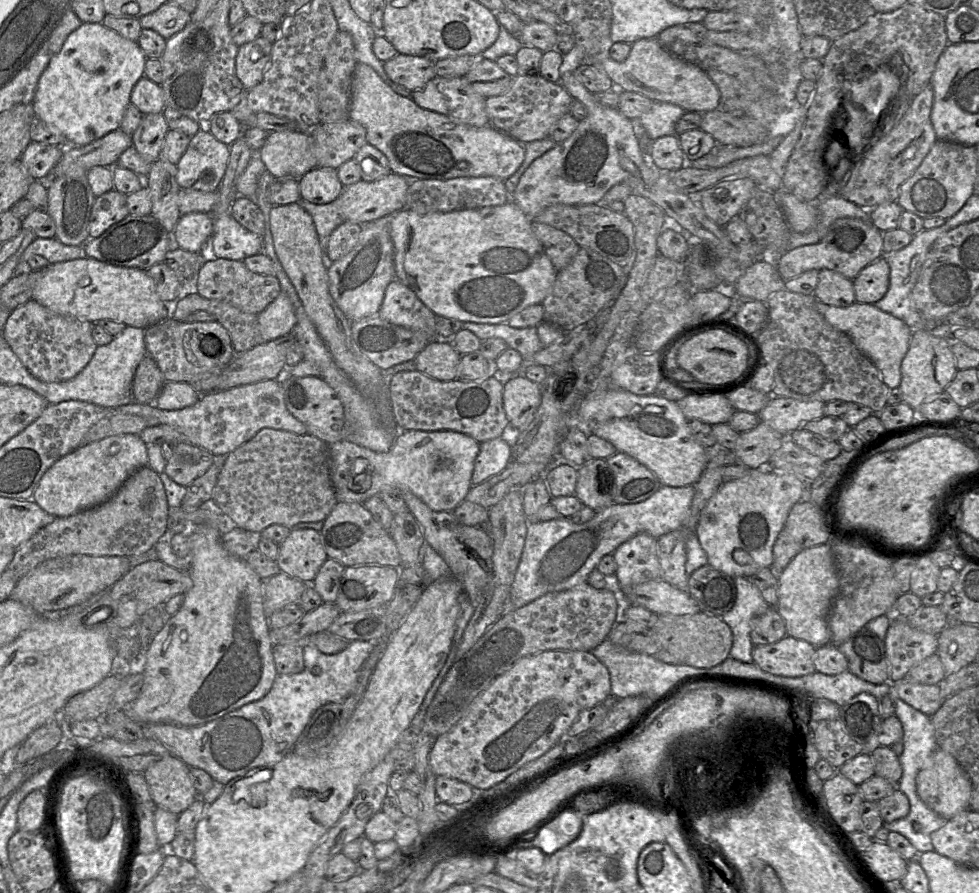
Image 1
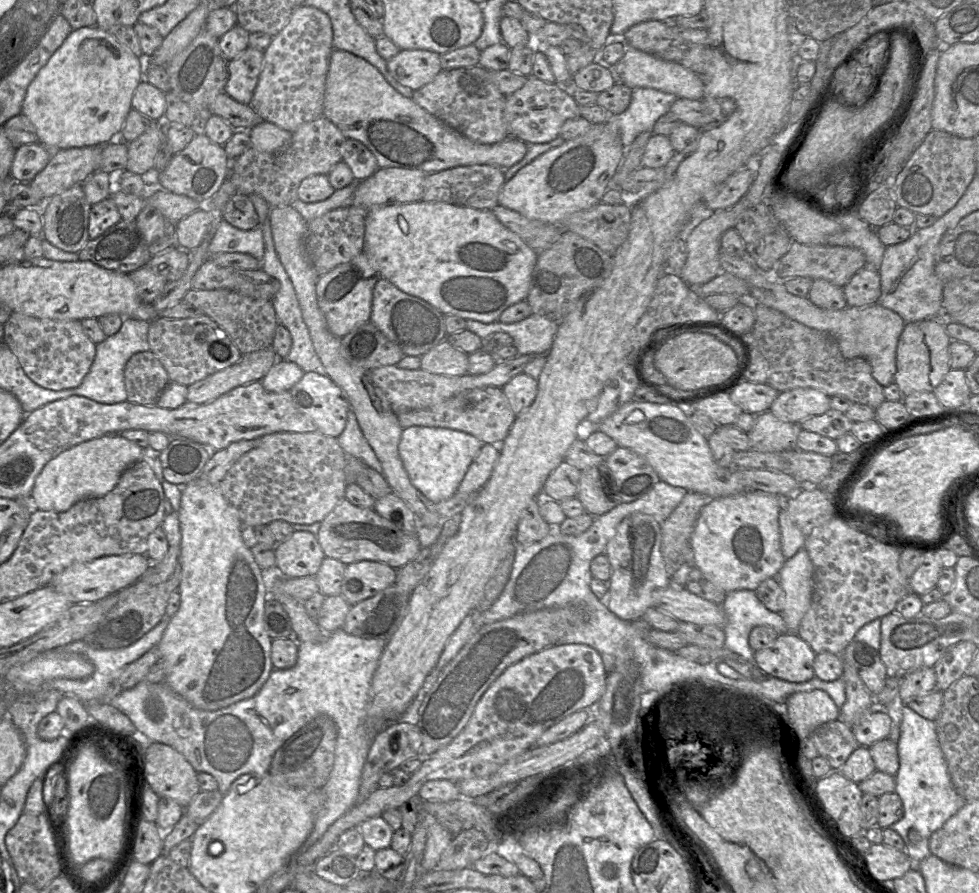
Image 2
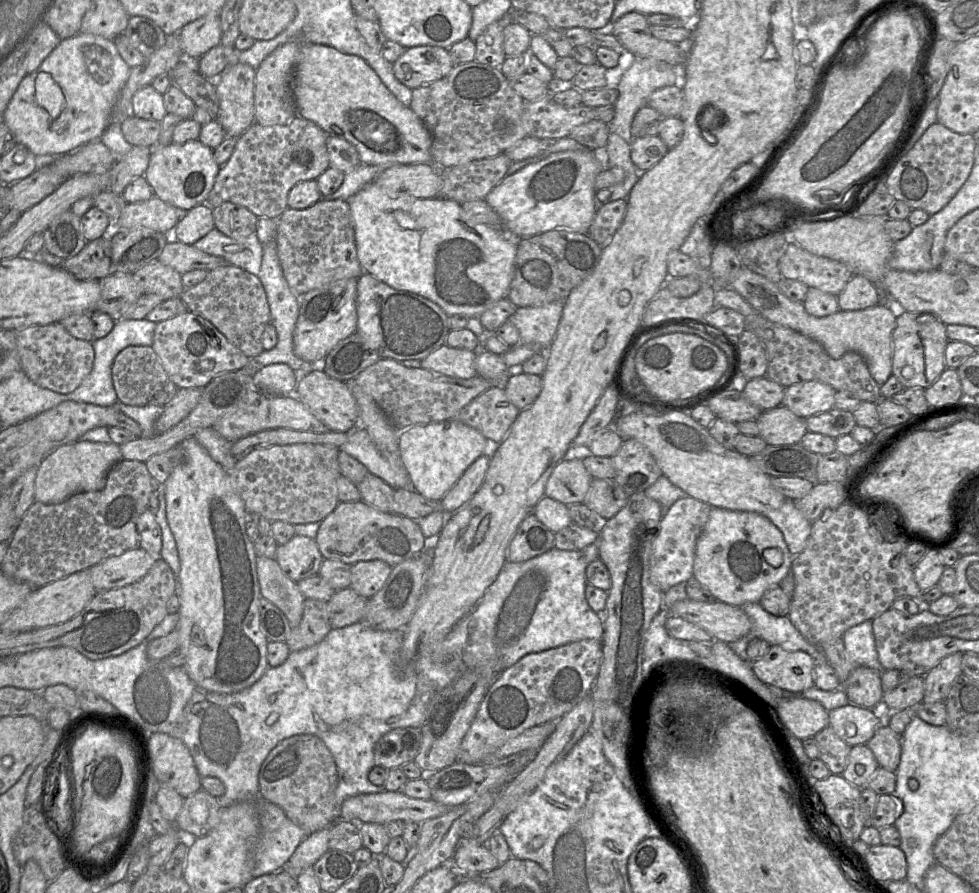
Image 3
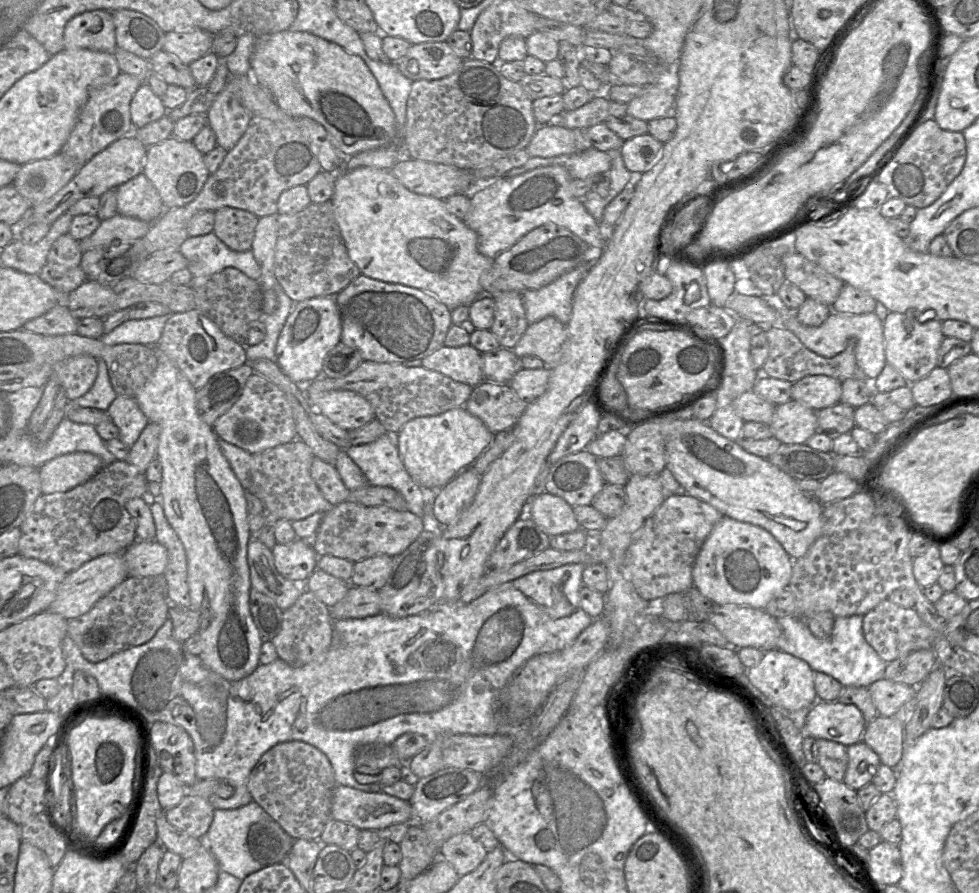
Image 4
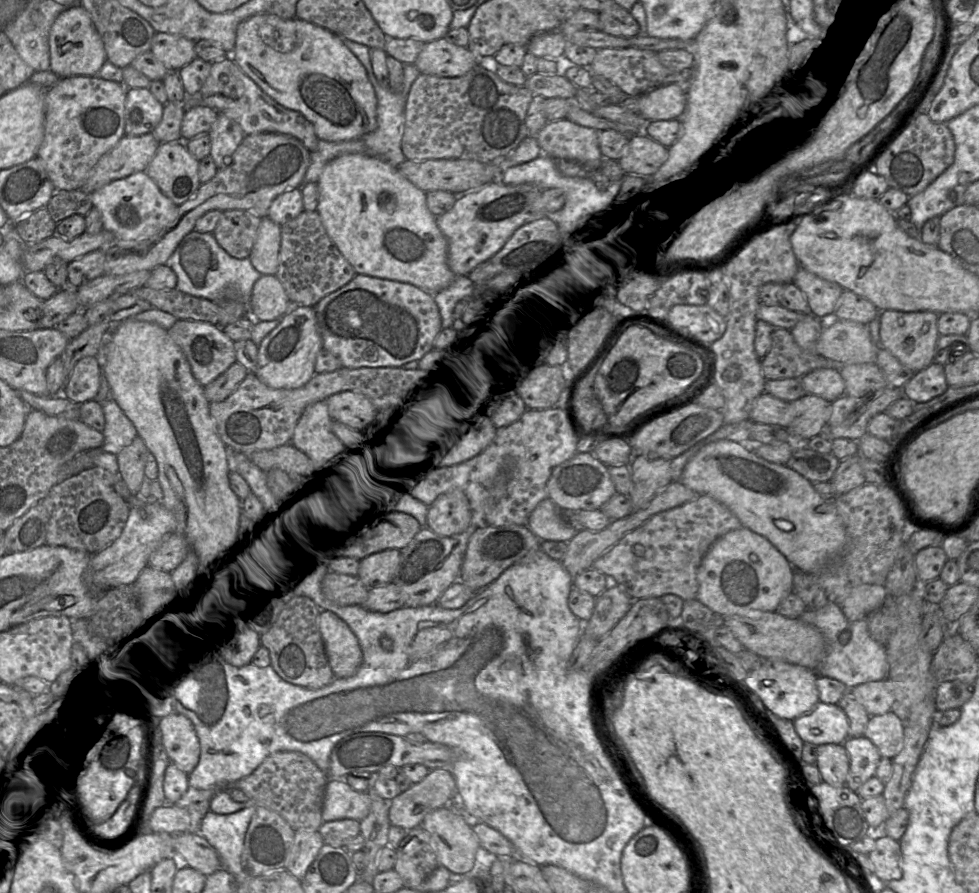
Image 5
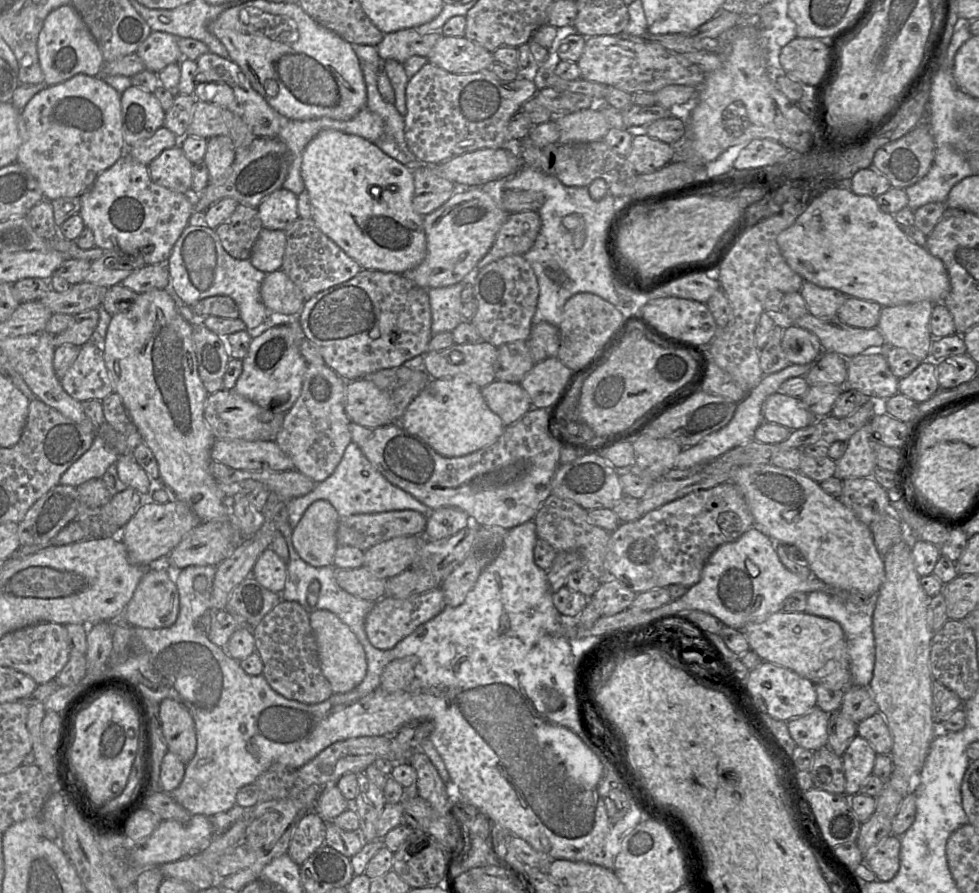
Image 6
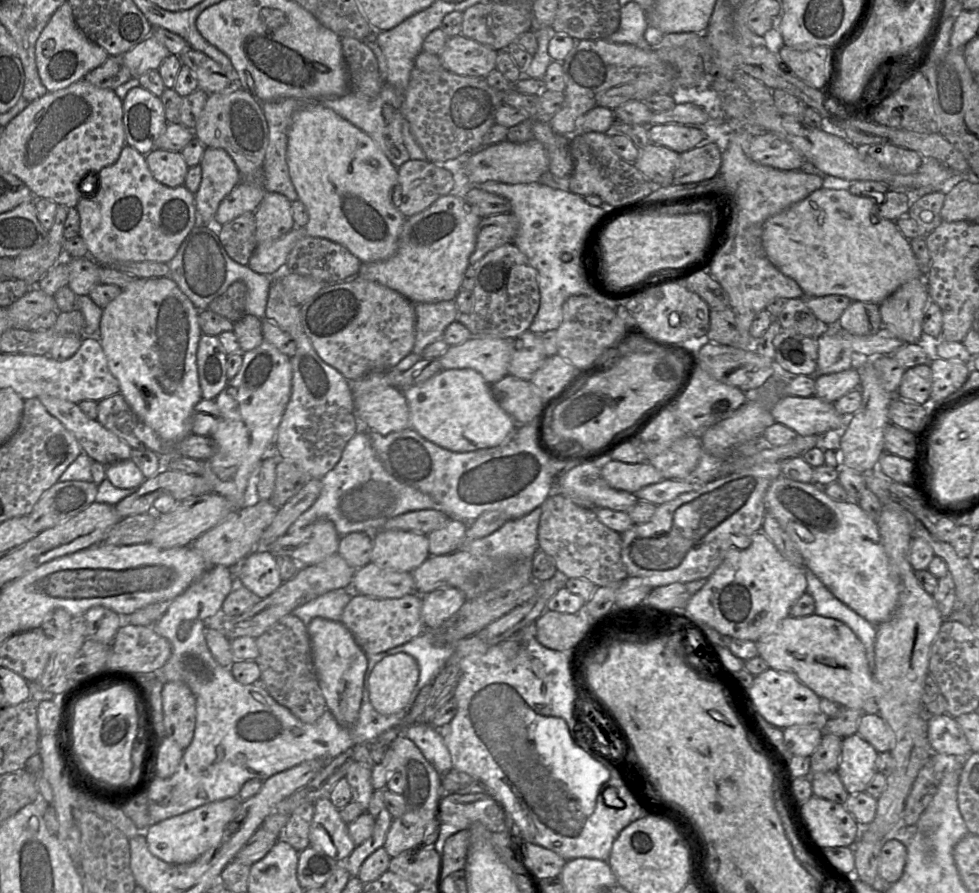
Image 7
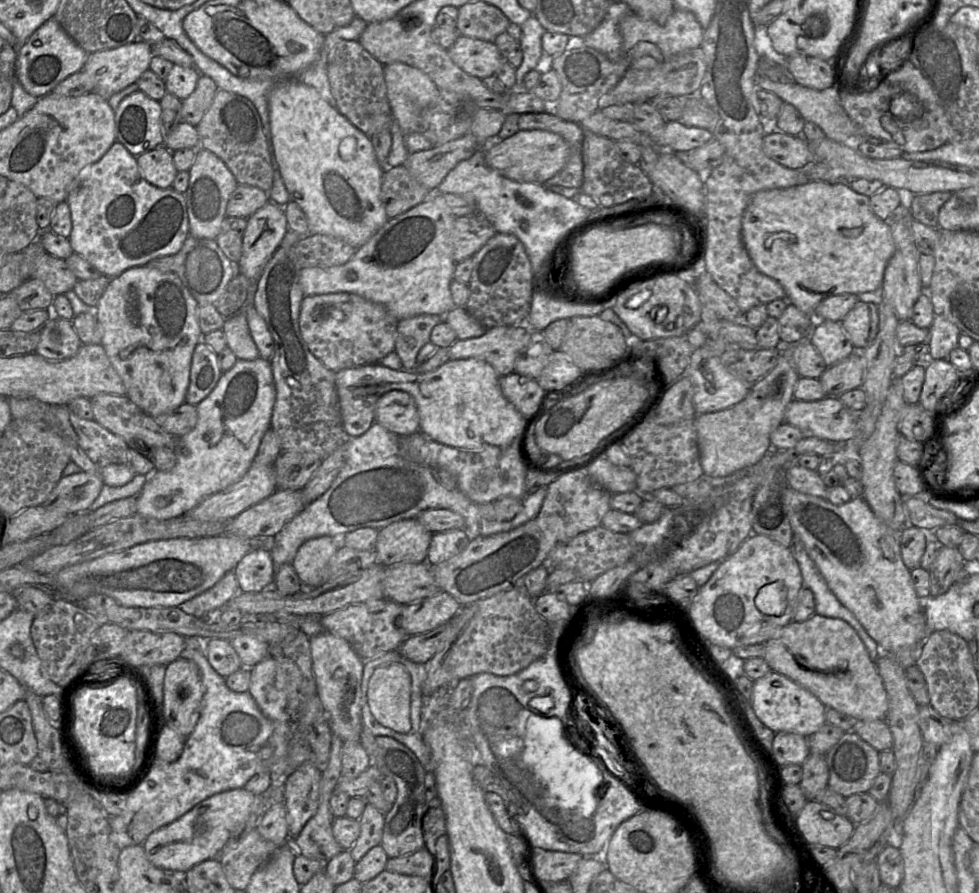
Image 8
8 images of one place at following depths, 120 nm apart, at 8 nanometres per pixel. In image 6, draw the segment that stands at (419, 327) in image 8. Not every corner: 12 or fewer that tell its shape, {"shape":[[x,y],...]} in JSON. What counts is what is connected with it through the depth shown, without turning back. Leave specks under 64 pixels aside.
{"shape":[[465,282],[427,290],[433,335],[461,322]]}

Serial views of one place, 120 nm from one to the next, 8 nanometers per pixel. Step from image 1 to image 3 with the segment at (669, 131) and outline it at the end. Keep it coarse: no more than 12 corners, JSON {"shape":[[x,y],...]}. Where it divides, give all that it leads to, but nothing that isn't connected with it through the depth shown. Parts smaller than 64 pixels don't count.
{"shape":[[635,58],[622,75],[610,133],[630,144],[637,111],[655,90],[674,86],[679,69]]}

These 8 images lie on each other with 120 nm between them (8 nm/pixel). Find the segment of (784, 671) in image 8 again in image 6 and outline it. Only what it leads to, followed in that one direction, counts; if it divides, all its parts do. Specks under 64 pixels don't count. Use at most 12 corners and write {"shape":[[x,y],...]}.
{"shape":[[779,611],[743,629],[763,661],[852,685],[839,623]]}

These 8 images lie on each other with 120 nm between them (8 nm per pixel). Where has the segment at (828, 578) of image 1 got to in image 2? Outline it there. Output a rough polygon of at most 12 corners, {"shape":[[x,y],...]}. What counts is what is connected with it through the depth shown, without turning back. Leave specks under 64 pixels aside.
{"shape":[[804,548],[786,559],[777,579],[781,615],[797,633],[810,607],[813,564]]}

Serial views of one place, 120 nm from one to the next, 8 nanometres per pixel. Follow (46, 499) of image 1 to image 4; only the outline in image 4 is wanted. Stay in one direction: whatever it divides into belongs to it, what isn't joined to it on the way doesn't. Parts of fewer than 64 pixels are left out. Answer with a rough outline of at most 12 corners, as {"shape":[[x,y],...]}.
{"shape":[[87,452],[39,468],[42,494],[66,492],[103,467]]}

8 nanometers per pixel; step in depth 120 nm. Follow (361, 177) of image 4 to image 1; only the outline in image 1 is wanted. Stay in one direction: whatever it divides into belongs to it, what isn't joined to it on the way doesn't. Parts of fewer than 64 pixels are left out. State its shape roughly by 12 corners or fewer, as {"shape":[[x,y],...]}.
{"shape":[[511,200],[389,221],[436,316],[507,323],[558,272]]}

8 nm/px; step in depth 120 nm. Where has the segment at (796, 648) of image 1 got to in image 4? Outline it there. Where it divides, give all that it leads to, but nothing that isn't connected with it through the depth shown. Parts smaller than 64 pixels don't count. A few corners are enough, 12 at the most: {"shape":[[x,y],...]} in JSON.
{"shape":[[766,651],[747,678],[785,712],[818,701],[811,667]]}

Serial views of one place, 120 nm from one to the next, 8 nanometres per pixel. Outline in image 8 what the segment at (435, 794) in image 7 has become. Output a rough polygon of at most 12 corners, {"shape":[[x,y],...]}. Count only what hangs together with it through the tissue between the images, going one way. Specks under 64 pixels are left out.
{"shape":[[376,736],[371,762],[394,780],[380,846],[389,858],[425,846],[428,808],[417,756]]}

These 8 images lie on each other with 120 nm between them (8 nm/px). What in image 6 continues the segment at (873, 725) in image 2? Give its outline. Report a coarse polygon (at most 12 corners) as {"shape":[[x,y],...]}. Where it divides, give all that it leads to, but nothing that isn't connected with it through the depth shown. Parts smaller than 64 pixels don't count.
{"shape":[[817,706],[787,721],[797,746],[827,745],[829,714]]}

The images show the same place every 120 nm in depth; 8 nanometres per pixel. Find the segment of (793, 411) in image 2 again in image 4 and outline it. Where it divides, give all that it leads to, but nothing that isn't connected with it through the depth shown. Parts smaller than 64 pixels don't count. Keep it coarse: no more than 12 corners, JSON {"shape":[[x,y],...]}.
{"shape":[[809,375],[791,398],[815,411],[840,402],[842,382]]}

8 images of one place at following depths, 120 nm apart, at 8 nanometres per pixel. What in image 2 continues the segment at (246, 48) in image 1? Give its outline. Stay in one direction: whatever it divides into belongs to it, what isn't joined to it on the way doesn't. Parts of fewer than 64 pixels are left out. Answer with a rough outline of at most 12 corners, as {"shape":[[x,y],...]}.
{"shape":[[248,47],[228,62],[224,93],[249,104],[263,51]]}

